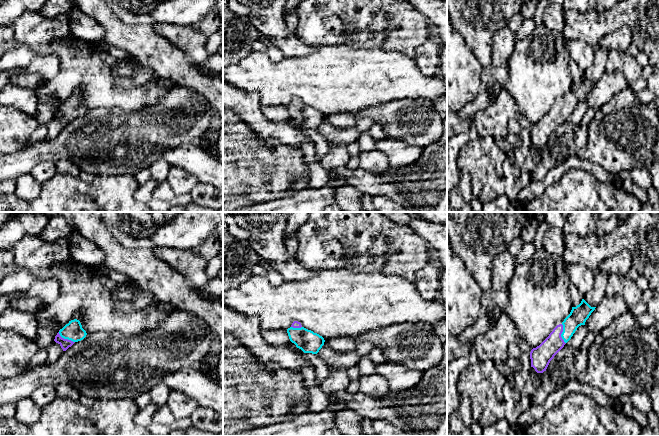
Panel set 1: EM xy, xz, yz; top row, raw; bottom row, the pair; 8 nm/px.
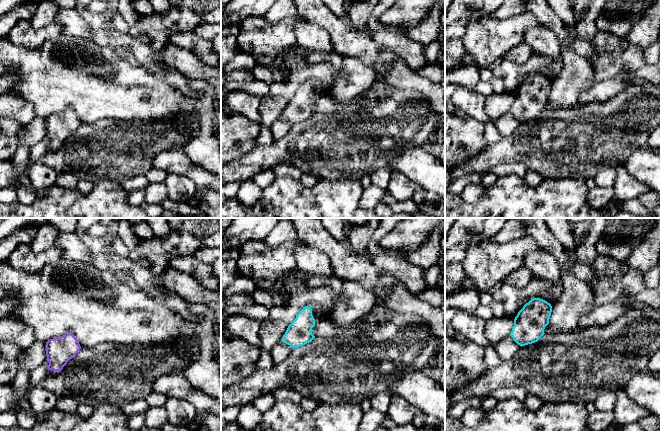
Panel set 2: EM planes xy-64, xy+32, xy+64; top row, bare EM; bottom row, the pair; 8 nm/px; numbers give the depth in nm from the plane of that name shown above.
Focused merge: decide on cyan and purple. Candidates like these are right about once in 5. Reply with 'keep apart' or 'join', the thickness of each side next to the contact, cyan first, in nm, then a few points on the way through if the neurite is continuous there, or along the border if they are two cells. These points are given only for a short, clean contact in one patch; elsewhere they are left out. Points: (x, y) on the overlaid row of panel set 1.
join | 150/80 nm | across xy (73, 331), (65, 338), (64, 343)

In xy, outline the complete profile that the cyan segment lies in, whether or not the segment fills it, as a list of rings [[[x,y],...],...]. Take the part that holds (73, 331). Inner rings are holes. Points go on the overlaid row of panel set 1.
[[[79,320],[69,321],[55,336],[54,341],[58,343],[63,351],[66,351],[75,342],[81,341],[86,337],[87,333],[82,328]]]

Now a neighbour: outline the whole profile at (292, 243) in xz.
[[[293,234],[285,240],[287,252],[291,257],[297,257],[299,250],[298,234]]]

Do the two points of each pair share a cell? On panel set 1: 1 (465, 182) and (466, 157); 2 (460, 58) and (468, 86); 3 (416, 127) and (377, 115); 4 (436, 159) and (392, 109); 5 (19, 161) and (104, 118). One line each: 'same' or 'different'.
1: different
2: same
3: same
4: different
5: same

